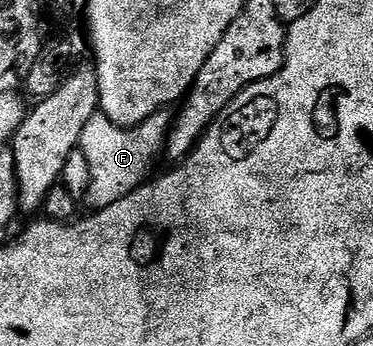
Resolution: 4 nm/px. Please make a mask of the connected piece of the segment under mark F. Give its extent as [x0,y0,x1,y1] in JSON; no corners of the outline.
[78,111,173,211]

